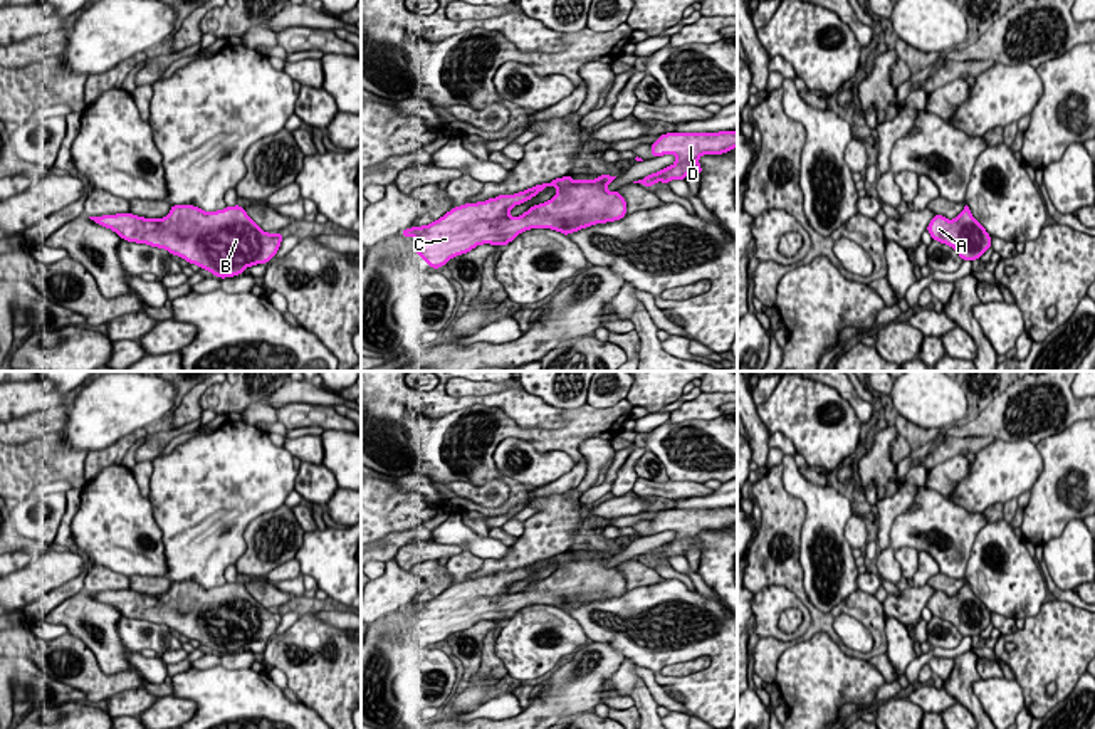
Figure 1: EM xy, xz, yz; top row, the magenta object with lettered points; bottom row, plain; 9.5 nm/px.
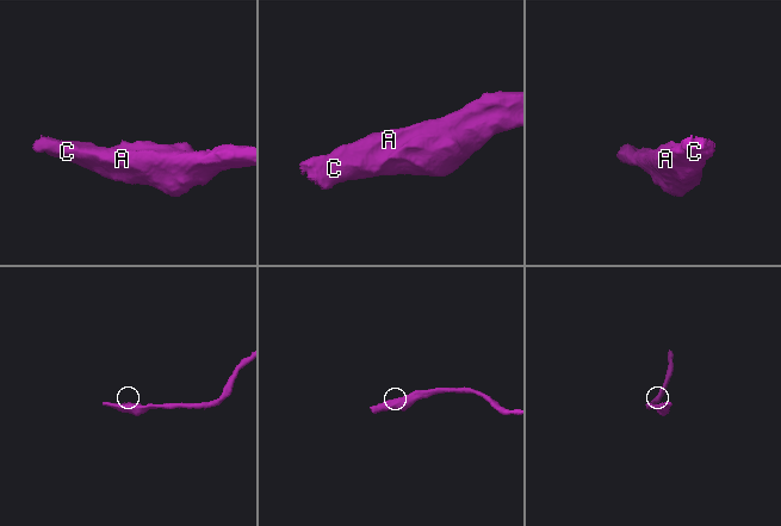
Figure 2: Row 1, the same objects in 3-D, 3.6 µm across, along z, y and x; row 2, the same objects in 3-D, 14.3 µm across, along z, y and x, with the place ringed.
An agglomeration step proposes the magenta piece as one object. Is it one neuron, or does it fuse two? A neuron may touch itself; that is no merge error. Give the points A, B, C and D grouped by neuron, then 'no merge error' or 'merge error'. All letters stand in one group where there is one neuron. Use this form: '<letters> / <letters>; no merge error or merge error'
A B C D; no merge error

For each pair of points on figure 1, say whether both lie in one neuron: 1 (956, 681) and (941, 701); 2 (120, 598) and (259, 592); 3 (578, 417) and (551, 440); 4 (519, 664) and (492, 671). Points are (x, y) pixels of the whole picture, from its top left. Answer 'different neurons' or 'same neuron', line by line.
1: different neurons
2: same neuron
3: same neuron
4: different neurons

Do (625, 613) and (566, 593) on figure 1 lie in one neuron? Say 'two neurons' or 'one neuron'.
two neurons

